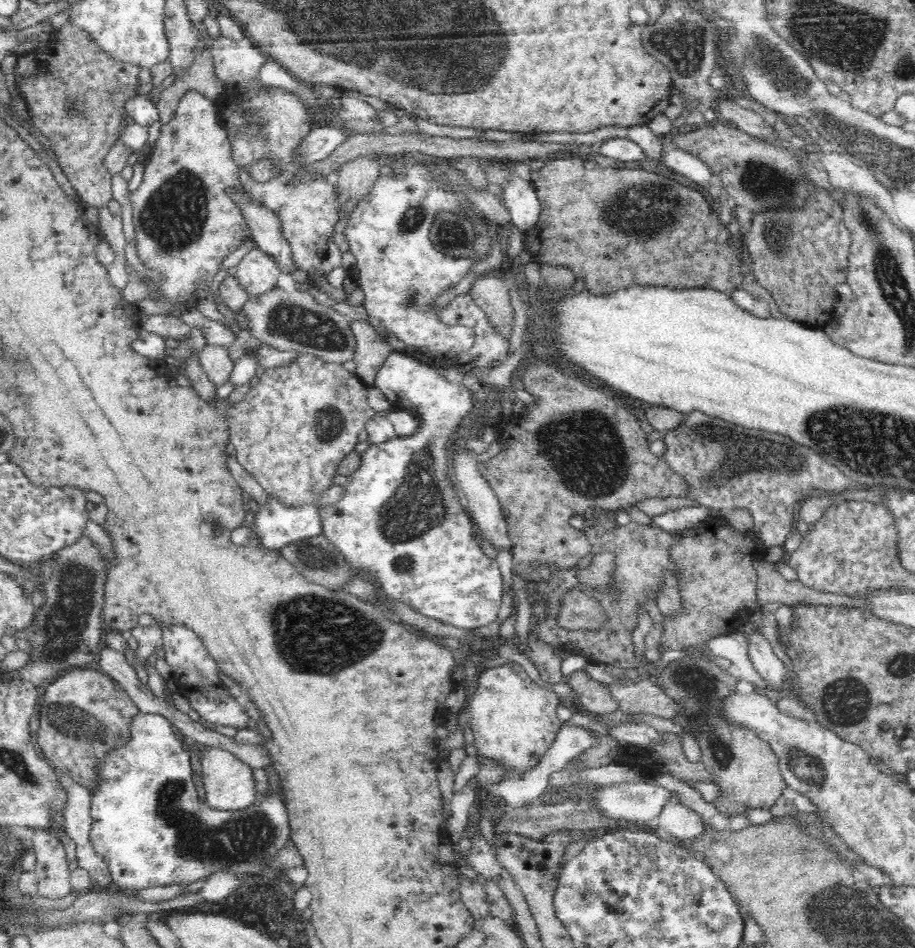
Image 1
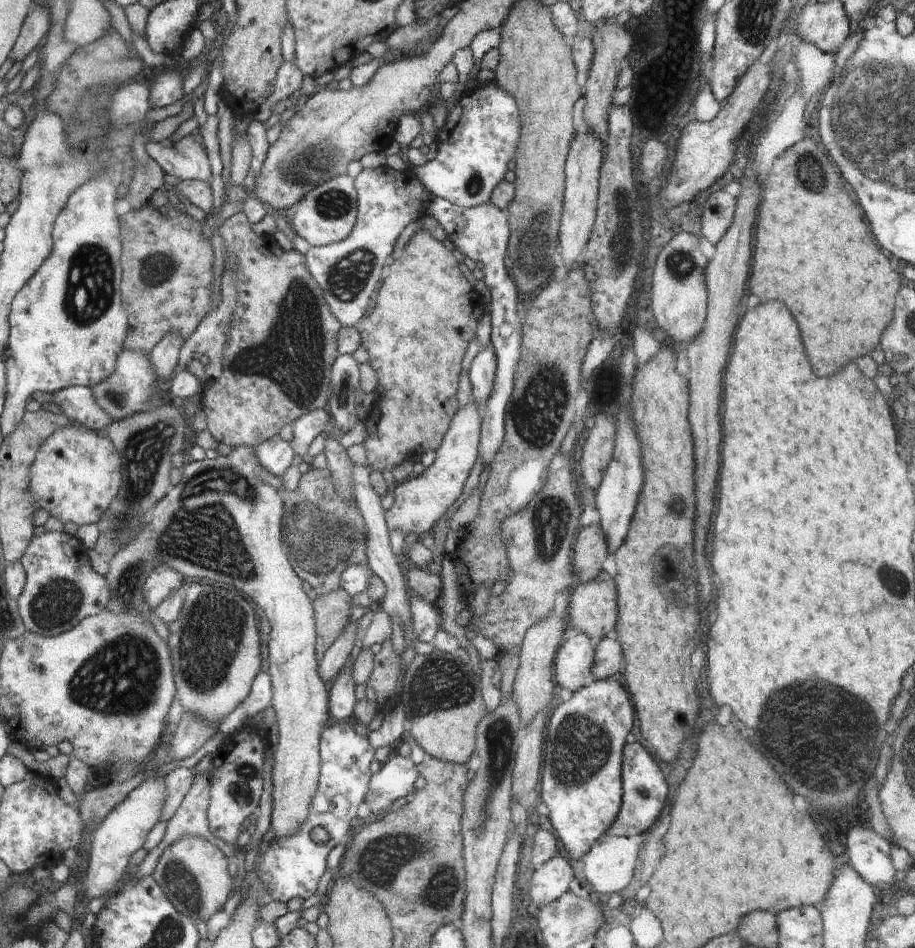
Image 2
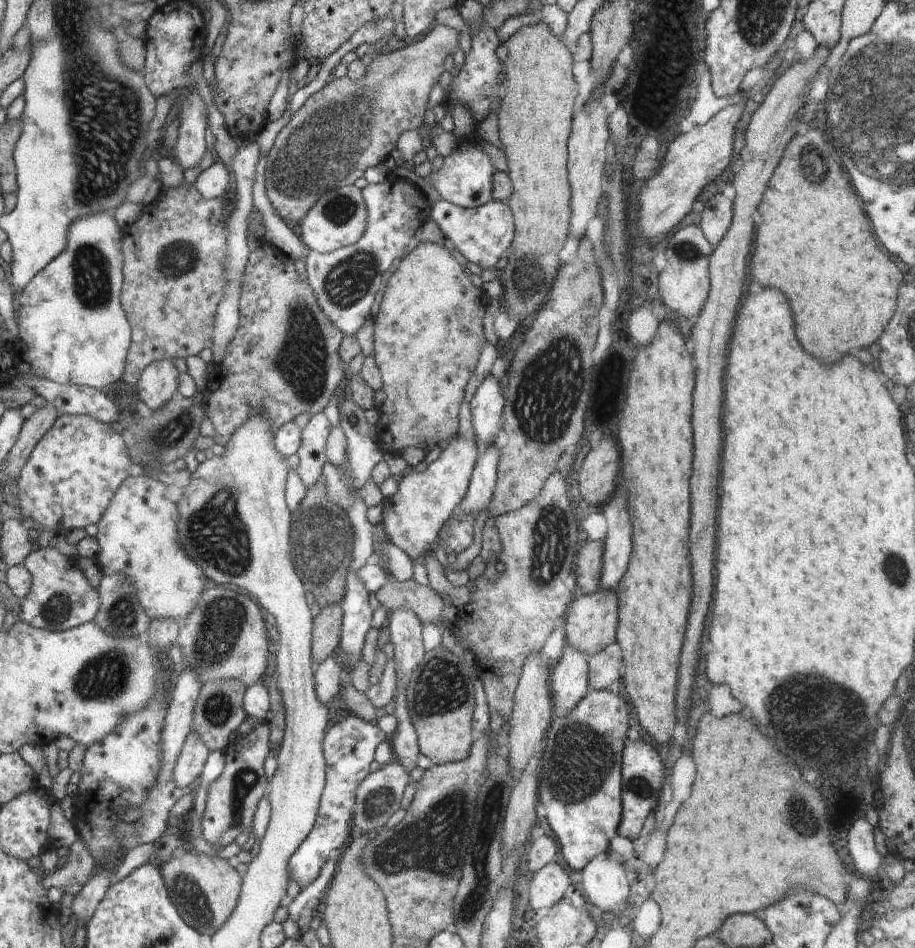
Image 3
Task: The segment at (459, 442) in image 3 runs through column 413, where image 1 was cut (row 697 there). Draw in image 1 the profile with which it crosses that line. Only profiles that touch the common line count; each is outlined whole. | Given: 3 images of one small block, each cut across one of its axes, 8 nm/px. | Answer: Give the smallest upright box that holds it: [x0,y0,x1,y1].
[468,663,562,777]

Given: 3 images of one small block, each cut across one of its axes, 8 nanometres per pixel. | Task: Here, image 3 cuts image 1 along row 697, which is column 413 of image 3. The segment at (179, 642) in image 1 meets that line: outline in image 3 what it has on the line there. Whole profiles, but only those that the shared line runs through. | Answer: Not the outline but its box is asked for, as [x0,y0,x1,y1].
[303,175,431,336]

